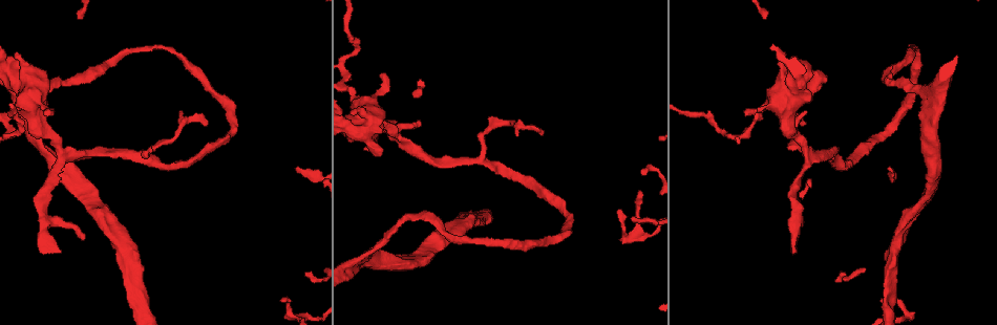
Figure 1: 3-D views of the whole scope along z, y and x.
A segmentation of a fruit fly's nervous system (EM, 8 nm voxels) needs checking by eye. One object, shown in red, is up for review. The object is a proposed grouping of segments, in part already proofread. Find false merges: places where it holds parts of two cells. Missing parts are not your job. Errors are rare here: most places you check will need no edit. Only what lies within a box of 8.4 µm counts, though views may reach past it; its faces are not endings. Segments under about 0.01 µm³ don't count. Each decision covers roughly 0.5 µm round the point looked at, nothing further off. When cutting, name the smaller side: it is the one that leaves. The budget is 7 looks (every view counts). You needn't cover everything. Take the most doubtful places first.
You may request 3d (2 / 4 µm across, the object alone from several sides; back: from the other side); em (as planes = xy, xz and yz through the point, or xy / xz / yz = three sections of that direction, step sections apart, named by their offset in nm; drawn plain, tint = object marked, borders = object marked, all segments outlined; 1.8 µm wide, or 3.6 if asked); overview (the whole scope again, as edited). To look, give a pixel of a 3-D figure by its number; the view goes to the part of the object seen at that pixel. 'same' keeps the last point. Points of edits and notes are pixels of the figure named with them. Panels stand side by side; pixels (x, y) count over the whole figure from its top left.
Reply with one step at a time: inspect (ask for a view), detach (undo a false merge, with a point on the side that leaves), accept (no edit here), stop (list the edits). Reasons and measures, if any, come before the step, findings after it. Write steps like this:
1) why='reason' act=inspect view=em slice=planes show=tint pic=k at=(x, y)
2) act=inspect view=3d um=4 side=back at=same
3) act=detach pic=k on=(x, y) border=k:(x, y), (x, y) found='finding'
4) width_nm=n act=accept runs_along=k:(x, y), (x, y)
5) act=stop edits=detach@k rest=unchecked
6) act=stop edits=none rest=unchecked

act=inspect view=3d um=2 pic=1 at=(375, 249)

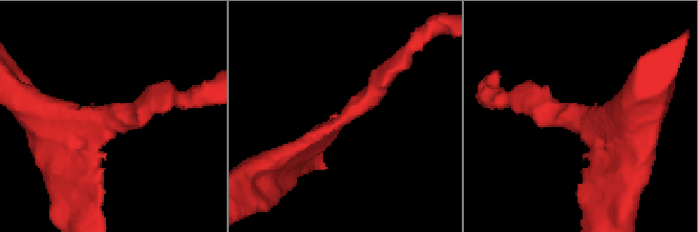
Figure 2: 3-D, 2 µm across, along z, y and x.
why='need the tissue' act=inspect view=em slice=xz step=8 show=tint pic=2 at=(112, 120)

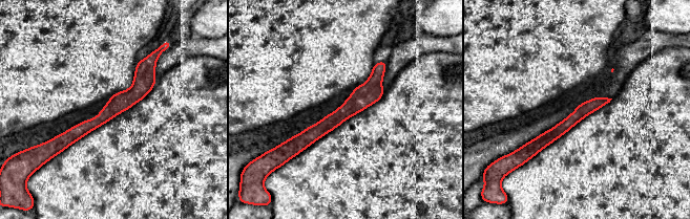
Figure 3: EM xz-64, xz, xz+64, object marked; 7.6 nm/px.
act=inspect view=em slice=planes show=tint at=same

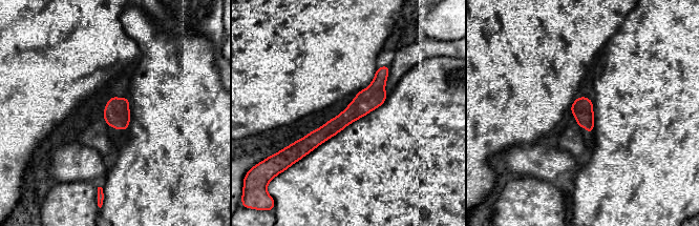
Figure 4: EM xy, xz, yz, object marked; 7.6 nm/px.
act=accept runs_along=4:(386, 68), (348, 116), (295, 147) found='continuous, no second cell'

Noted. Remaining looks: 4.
why='sharp bend' act=inspect view=em slice=yz step=4 show=tint pic=1 at=(720, 130)

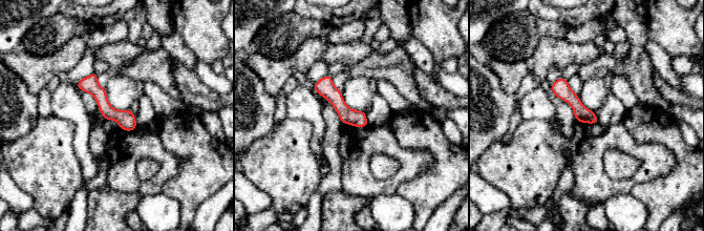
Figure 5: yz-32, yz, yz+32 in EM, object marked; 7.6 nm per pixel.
why='cut it another way' act=inspect view=em slice=planes show=borders at=same

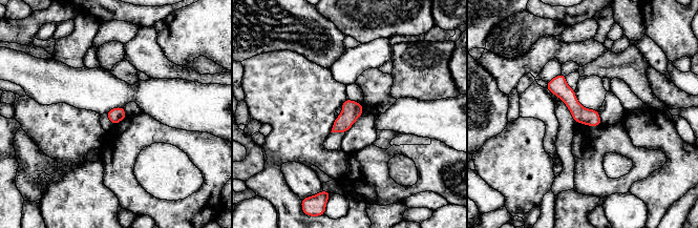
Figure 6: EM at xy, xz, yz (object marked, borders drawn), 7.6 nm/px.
act=accept runs_along=6:(549, 84), (597, 123) found='continuous, no second cell'

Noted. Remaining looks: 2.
why='branch point' act=inspect view=em slice=xy step=8 show=tint pic=1 at=(478, 161)

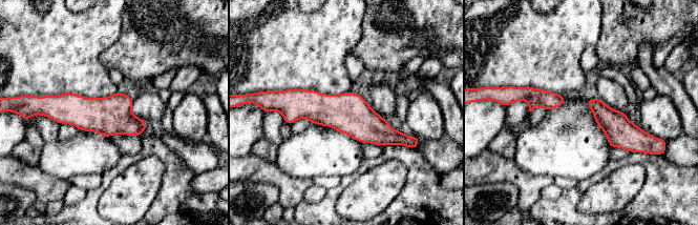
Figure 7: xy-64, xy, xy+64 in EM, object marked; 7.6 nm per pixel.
act=accept runs_along=7:(283, 109), (348, 113), (404, 139) found='one cell here'

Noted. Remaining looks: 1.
act=stop edits=none rest=unchecked

